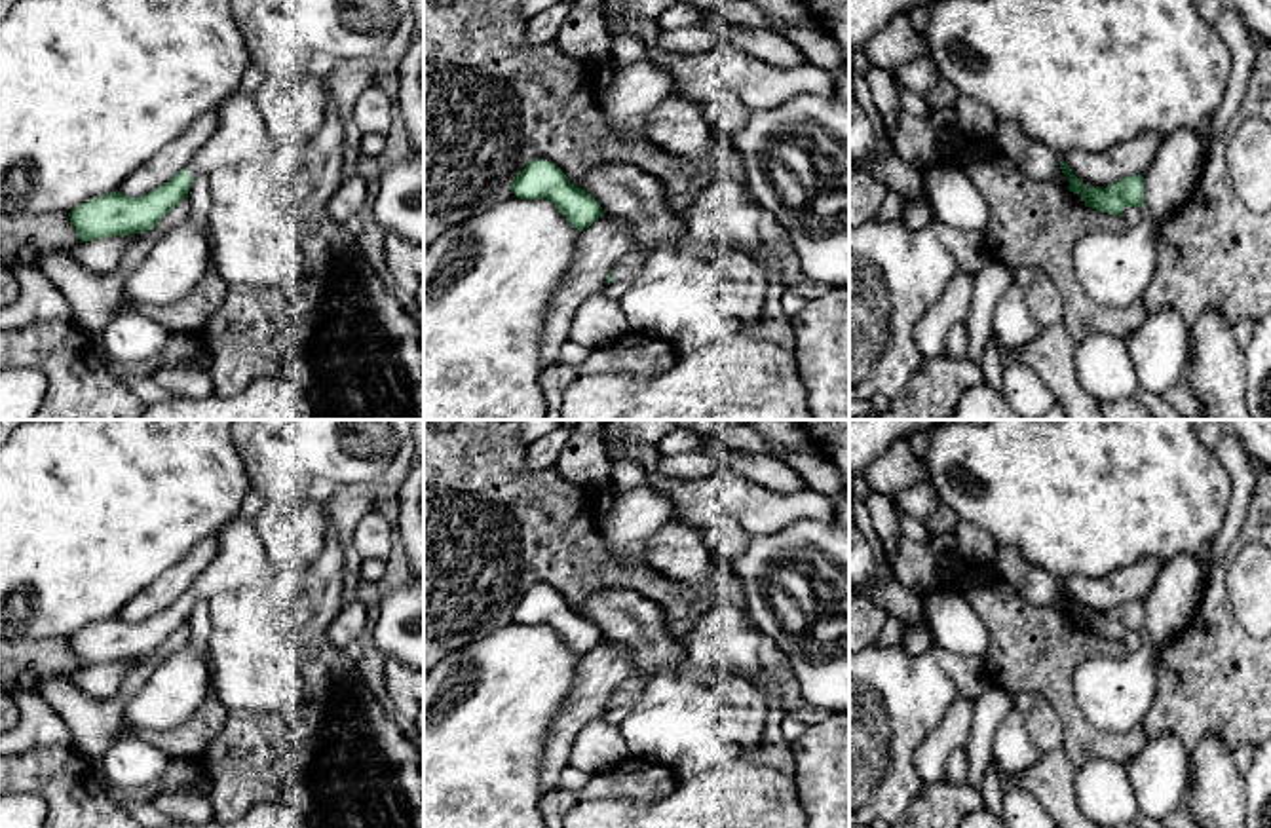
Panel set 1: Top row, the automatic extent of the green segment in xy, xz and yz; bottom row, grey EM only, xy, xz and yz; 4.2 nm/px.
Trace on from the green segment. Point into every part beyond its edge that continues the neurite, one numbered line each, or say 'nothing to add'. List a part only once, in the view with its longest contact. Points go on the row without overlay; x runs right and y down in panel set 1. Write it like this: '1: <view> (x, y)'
1: xy (240, 563)

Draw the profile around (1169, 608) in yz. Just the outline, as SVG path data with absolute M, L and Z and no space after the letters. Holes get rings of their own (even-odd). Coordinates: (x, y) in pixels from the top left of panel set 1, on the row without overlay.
M1176 555L1163 562L1144 600L1144 634L1155 649L1170 644L1191 623L1206 587L1199 558Z

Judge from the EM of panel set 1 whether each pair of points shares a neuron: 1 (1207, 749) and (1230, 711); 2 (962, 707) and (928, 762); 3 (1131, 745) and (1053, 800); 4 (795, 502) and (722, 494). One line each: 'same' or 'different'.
1: different
2: same
3: different
4: same

